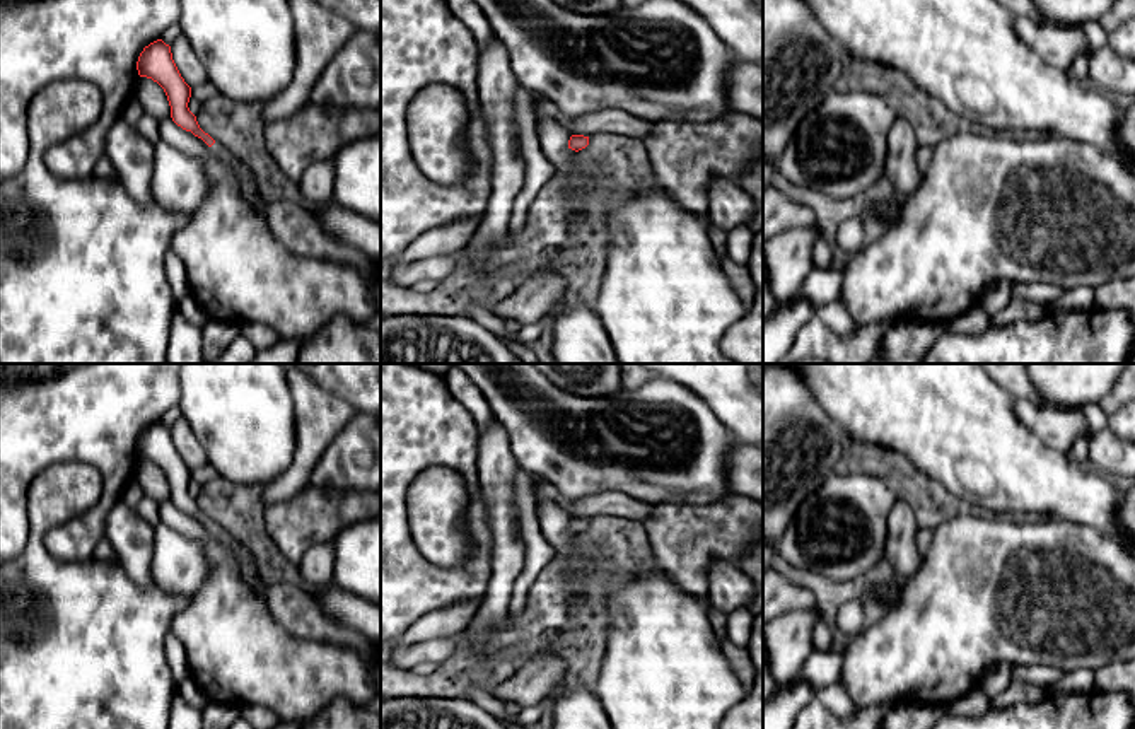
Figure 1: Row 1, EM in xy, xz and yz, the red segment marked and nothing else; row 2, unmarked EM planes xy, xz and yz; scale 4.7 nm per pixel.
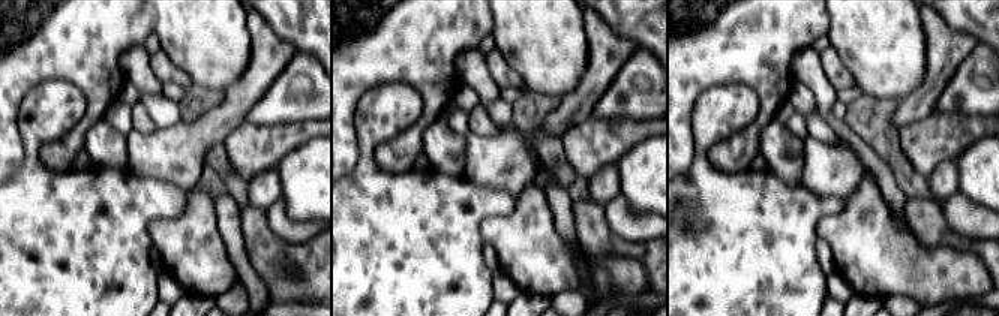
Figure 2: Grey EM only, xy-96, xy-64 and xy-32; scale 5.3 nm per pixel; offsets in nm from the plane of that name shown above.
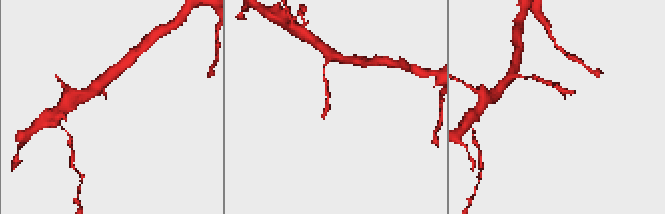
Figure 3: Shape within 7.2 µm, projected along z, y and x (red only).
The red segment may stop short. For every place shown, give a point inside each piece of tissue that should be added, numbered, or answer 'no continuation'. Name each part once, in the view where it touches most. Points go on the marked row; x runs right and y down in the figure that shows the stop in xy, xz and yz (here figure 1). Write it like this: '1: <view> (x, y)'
1: xy (248, 185)

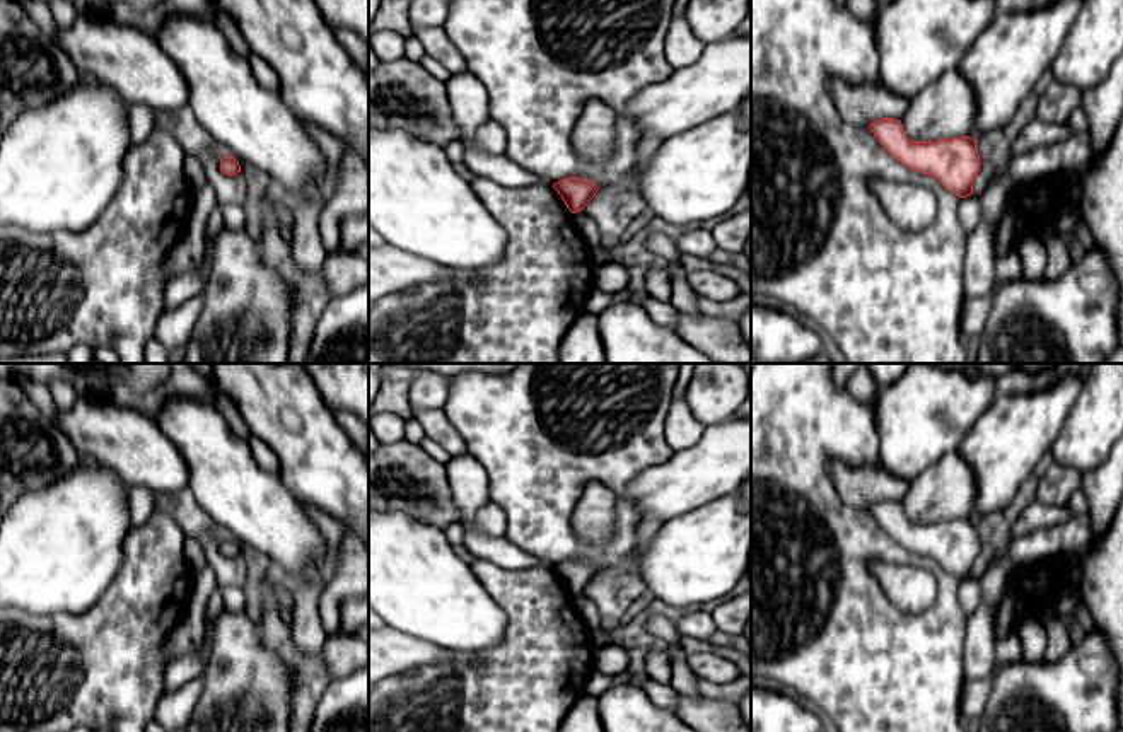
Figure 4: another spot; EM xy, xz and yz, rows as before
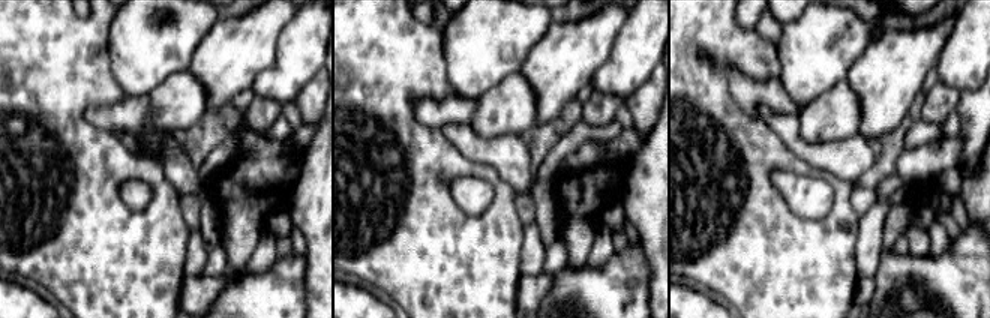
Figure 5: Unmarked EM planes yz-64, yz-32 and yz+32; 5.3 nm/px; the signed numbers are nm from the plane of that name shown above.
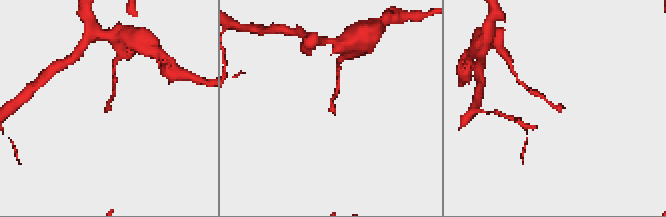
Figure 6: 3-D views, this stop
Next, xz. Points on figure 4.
no continuation

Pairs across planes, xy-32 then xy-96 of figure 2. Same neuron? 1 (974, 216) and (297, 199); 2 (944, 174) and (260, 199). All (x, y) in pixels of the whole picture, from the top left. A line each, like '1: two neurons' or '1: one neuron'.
1: two neurons
2: one neuron

